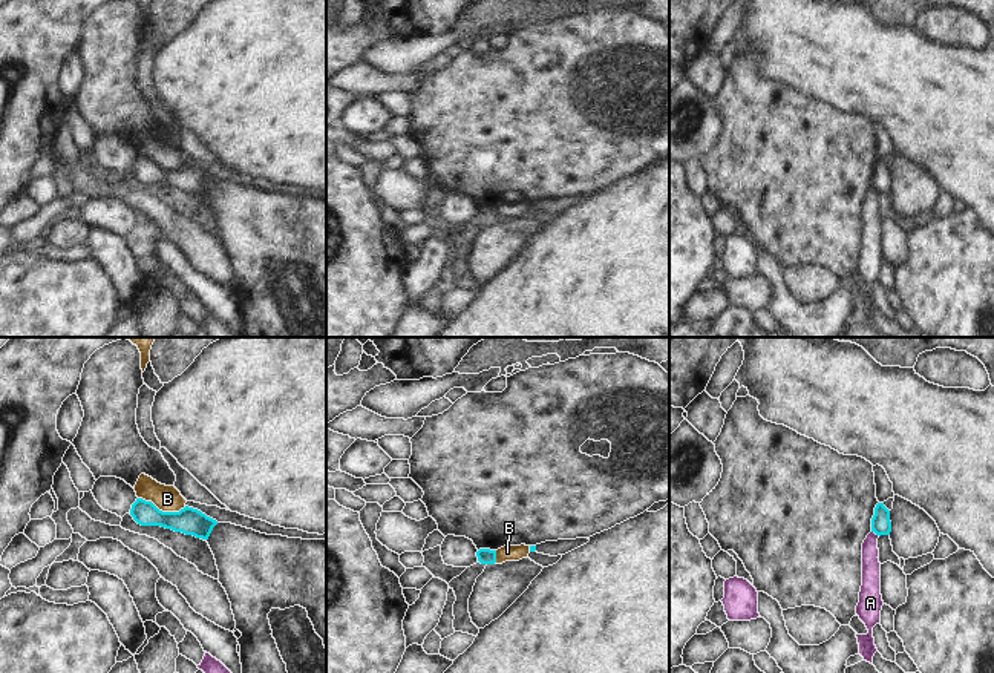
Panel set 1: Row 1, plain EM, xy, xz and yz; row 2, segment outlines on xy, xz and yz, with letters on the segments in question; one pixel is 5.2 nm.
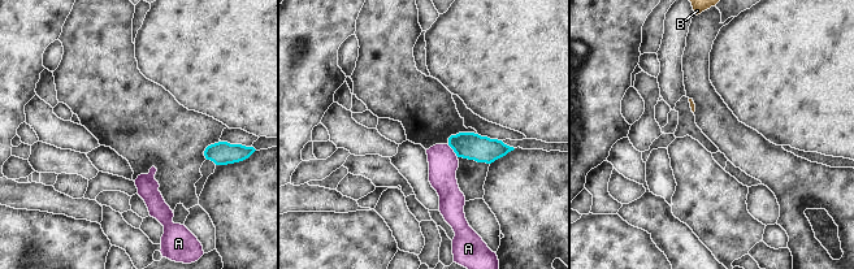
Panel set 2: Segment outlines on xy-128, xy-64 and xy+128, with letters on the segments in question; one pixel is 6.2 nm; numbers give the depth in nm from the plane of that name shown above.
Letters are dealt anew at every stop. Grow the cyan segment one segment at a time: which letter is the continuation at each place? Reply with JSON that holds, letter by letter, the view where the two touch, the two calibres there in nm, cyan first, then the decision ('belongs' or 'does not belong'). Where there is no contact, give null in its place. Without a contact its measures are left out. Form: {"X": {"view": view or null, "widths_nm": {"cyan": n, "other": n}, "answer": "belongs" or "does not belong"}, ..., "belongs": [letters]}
{"A": {"view": "yz", "widths_nm": {"cyan": 110, "other": 100}, "answer": "does not belong"}, "B": {"view": "xy", "widths_nm": {"cyan": 140, "other": 140}, "answer": "does not belong"}, "belongs": []}

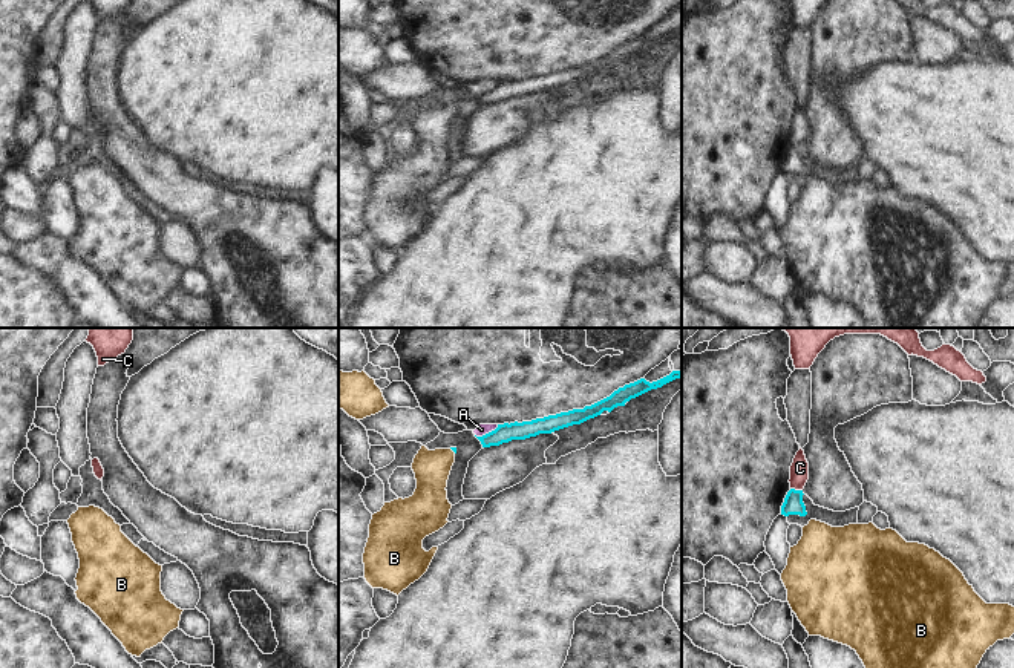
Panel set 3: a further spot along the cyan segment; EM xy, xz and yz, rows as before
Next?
{"A": {"view": "xz", "widths_nm": {"cyan": 100, "other": 60}, "answer": "does not belong"}, "B": {"view": "xz", "widths_nm": {"cyan": 20, "other": 190}, "answer": "belongs"}, "C": {"view": "yz", "widths_nm": {"cyan": 100, "other": 100}, "answer": "does not belong"}, "belongs": ["B"]}

